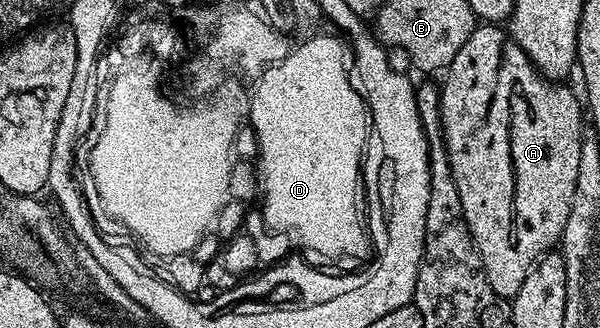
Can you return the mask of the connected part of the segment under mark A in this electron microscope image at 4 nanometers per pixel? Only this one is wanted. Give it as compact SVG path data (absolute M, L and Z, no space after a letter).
M479 23L477 27L475 27L473 34L468 38L468 42L464 42L464 46L460 46L460 54L456 54L456 58L452 58L450 67L445 69L444 76L446 76L446 81L441 81L440 84L442 89L442 138L446 141L448 162L452 166L452 178L456 178L456 190L460 190L460 206L464 206L464 218L468 222L468 230L472 234L474 245L477 246L478 253L482 259L482 269L488 278L488 286L492 286L492 290L496 290L496 294L502 297L503 300L510 302L513 301L514 295L520 290L520 285L524 283L524 278L528 278L528 270L532 270L534 263L537 262L545 252L551 251L551 249L553 249L562 239L562 231L568 222L568 214L572 210L572 194L576 190L576 174L580 174L580 146L582 145L582 138L584 135L584 129L582 129L582 120L584 124L584 104L580 99L579 93L577 96L572 89L562 88L566 86L553 80L546 79L546 77L534 67L533 62L528 58L528 54L524 54L524 50L520 50L520 46L517 42L510 37L509 31L498 24Z

